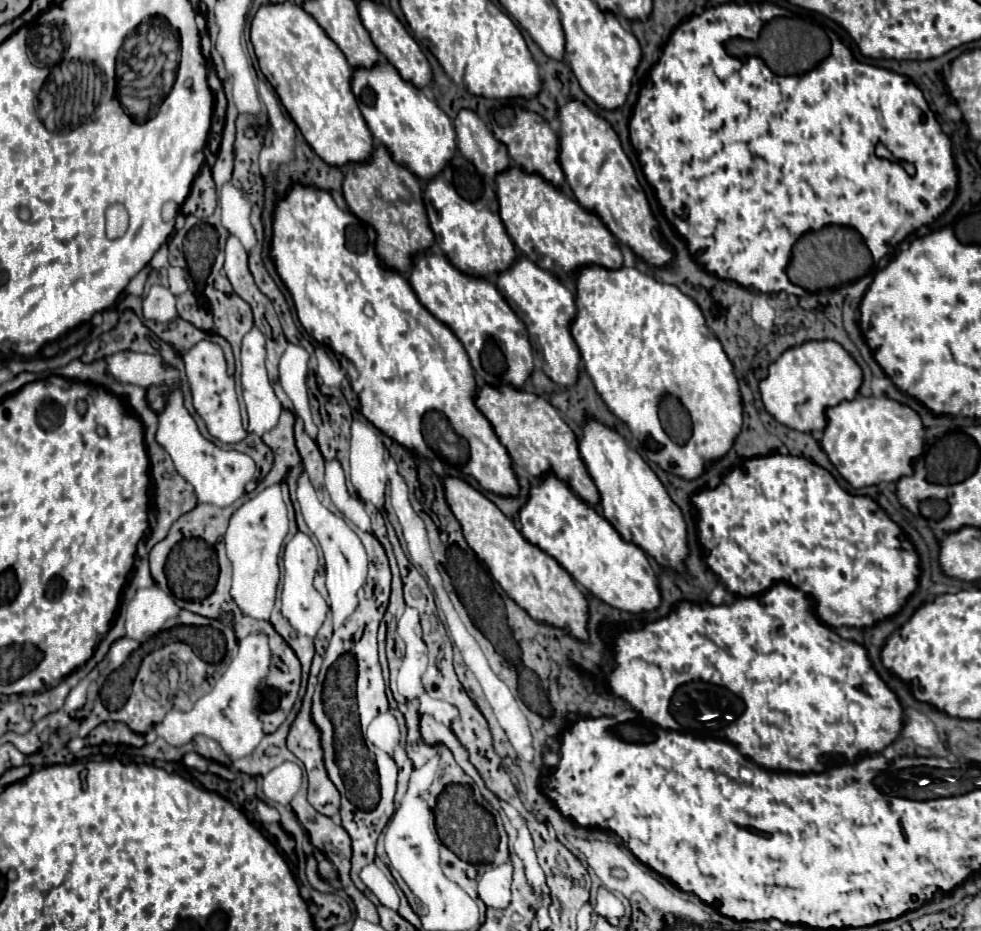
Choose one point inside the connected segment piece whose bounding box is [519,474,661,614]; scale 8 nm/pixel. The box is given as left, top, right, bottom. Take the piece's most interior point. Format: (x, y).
(559, 522)

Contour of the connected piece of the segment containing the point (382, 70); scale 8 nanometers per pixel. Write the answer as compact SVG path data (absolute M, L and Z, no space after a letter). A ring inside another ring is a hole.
M379 62L369 70L353 70L351 86L371 134L389 150L395 162L405 166L421 180L433 180L437 174L441 174L455 154L457 140L453 122L433 100L429 100L411 82L403 80L387 62Z

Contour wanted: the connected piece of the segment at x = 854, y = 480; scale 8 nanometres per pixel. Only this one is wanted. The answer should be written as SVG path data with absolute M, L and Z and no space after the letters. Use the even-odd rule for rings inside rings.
M857 396L851 402L841 402L827 410L827 428L821 438L821 448L827 452L833 466L839 470L839 474L853 486L853 488L865 488L881 482L897 482L901 476L913 474L913 460L923 454L925 446L925 428L921 422L921 416L891 398L877 398L877 396Z

